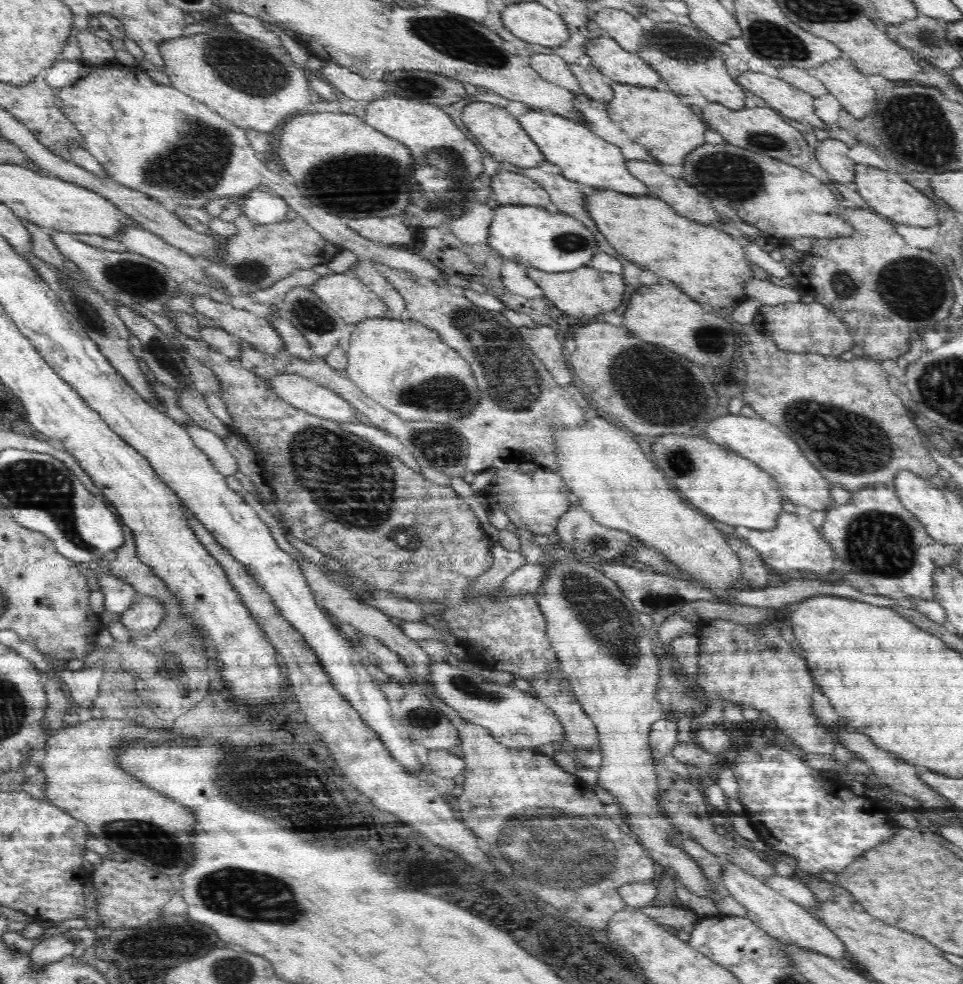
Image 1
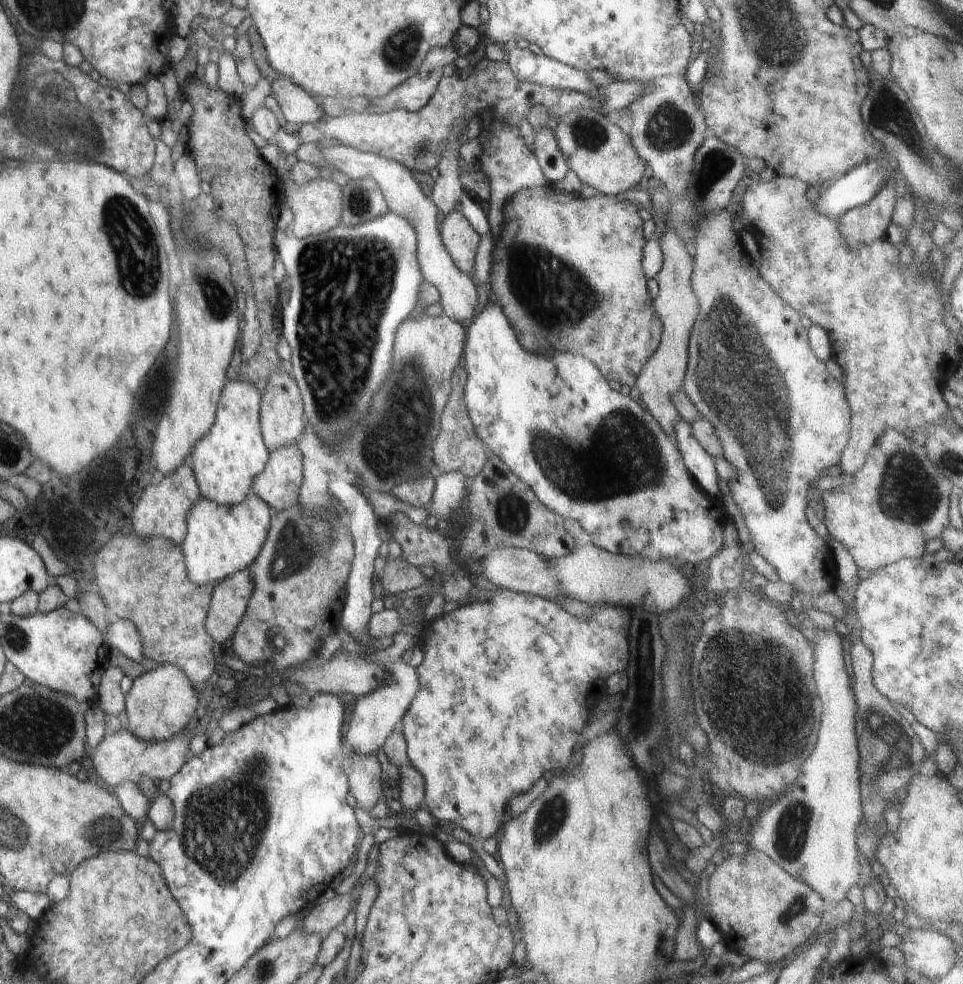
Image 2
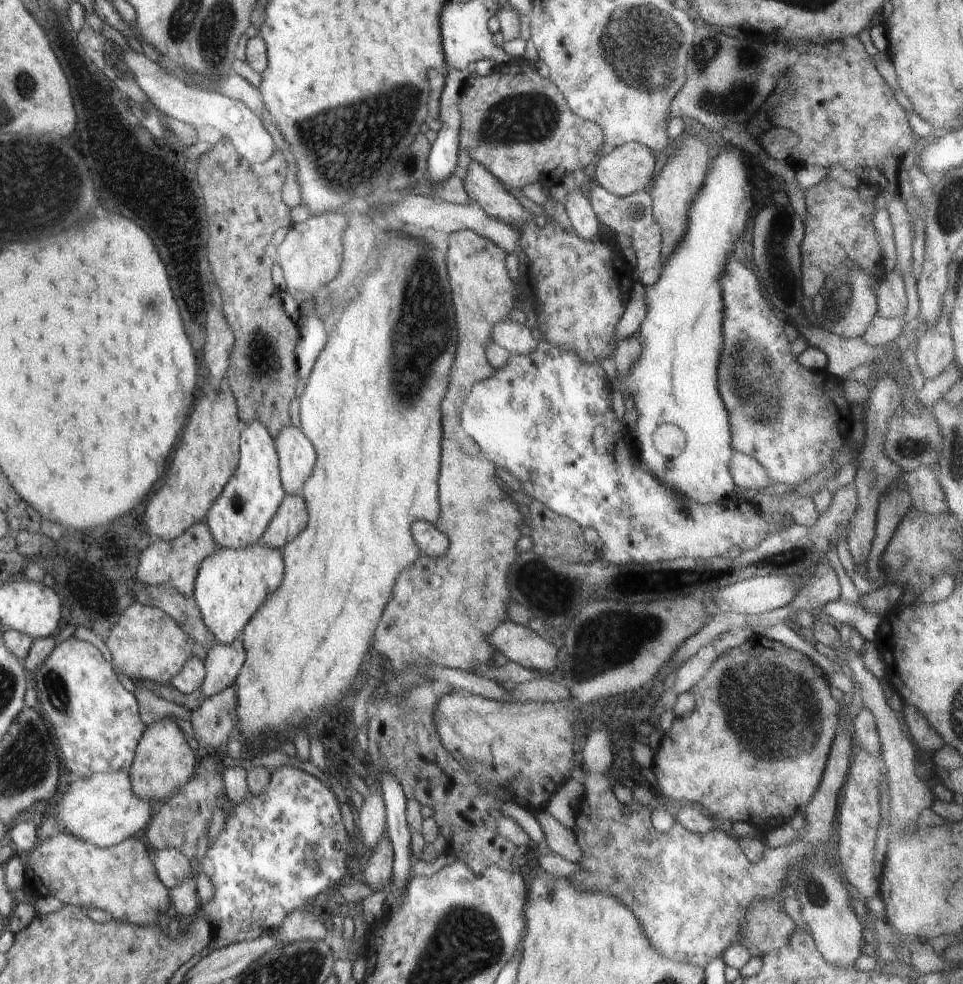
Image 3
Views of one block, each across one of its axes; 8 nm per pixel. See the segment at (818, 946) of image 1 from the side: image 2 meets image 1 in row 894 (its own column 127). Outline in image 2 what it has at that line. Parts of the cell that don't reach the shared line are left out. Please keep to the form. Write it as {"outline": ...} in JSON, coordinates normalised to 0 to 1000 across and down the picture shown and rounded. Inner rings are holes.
{"outline":[[[193,739],[180,751],[167,755],[154,755],[143,751],[133,742],[110,746],[96,763],[92,776],[96,776],[98,790],[109,797],[110,801],[118,803],[130,794],[143,797],[145,790],[165,795],[177,793],[188,784],[188,778],[198,768],[196,761],[197,745]]]}

